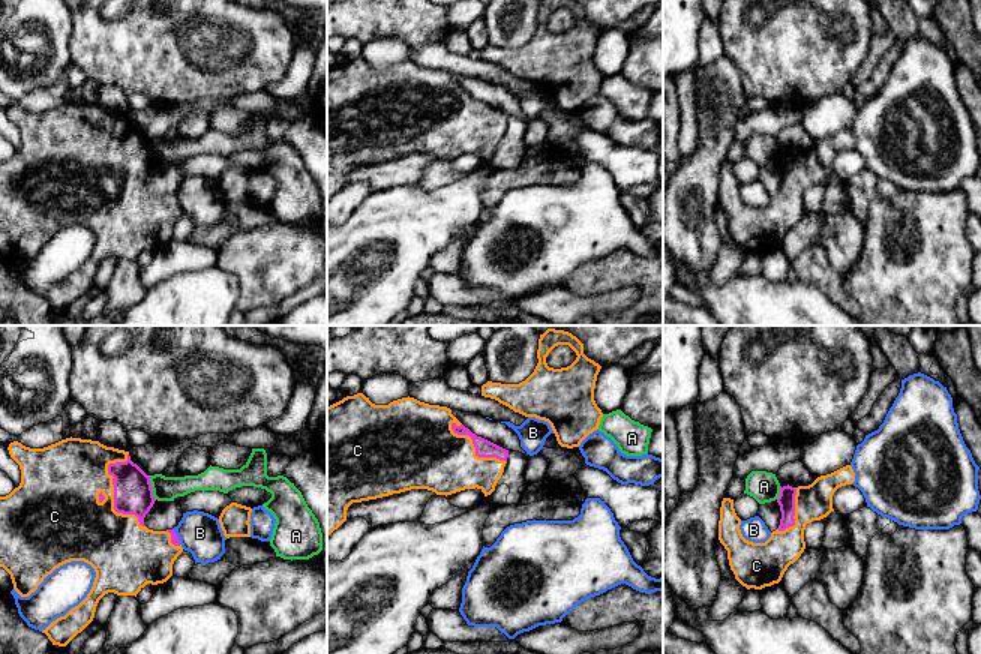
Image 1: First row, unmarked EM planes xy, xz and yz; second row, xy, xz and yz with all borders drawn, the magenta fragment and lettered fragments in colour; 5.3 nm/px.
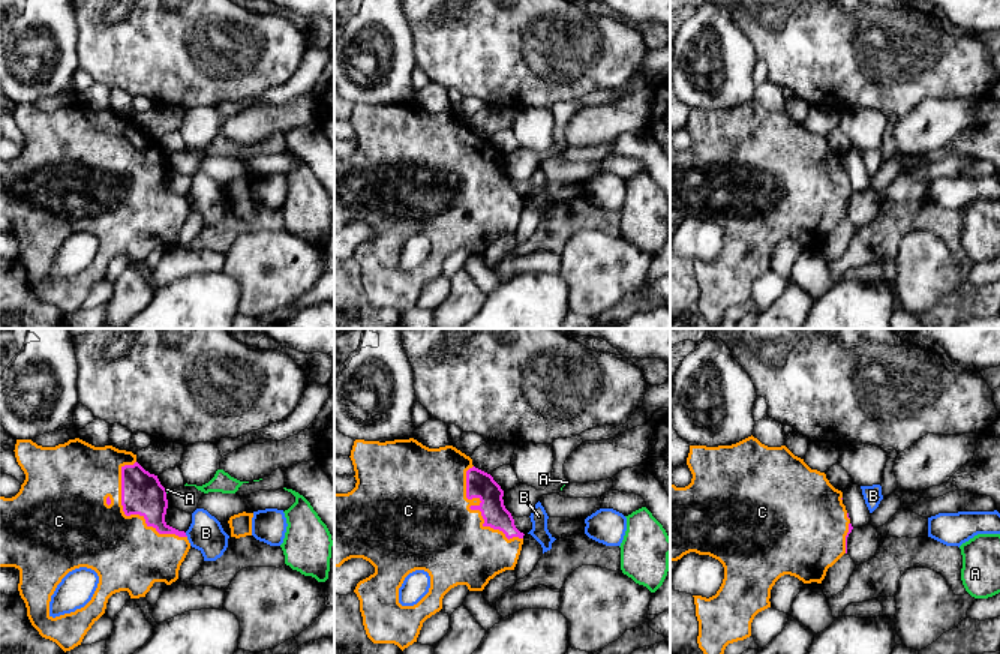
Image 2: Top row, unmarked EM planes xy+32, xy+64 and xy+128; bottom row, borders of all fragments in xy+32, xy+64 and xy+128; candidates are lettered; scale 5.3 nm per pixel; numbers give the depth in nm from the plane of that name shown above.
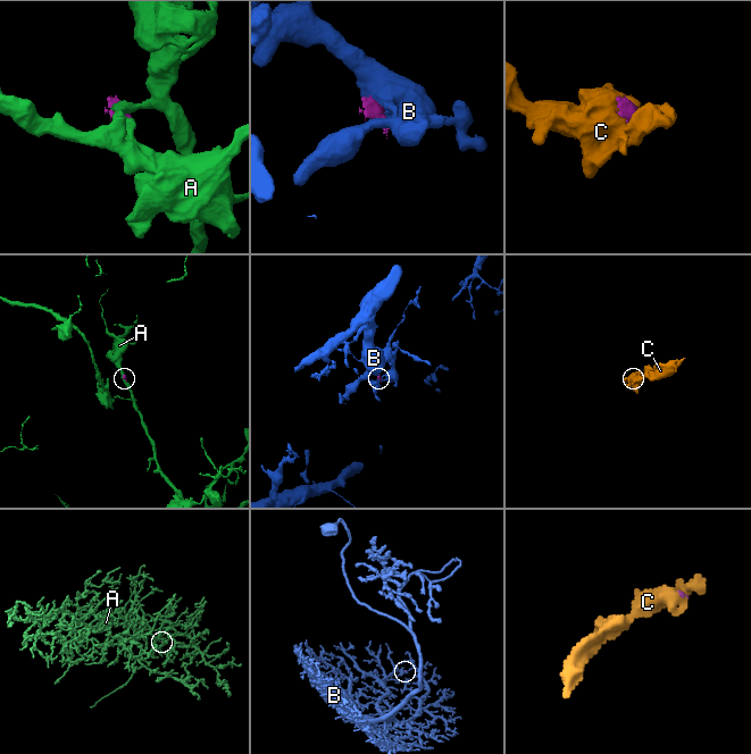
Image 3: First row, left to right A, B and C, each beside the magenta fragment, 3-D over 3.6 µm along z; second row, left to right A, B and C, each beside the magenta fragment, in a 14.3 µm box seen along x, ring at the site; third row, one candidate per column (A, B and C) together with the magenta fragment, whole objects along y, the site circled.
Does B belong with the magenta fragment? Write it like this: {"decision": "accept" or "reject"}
{"decision": "reject"}

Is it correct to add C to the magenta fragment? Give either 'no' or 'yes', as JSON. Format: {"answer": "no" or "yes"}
{"answer": "yes"}

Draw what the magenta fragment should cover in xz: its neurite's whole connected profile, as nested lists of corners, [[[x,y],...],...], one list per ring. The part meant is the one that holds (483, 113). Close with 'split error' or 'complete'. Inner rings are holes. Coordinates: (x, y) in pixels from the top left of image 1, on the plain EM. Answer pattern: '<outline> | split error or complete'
[[[363,57],[346,60],[327,70],[327,200],[346,184],[352,166],[411,153],[428,153],[447,160],[477,152],[488,160],[495,154],[507,122],[508,114],[472,98],[447,70],[429,69],[410,60],[388,69],[375,69]]] | split error

